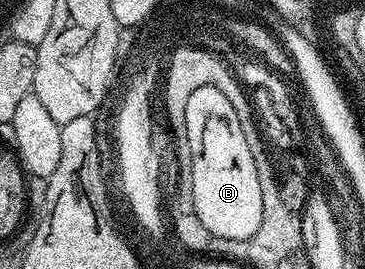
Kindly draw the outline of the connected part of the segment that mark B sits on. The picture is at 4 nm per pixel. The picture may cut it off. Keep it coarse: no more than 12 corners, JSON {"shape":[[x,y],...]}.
{"shape":[[215,89],[187,106],[190,205],[221,239],[257,235],[263,192]]}

